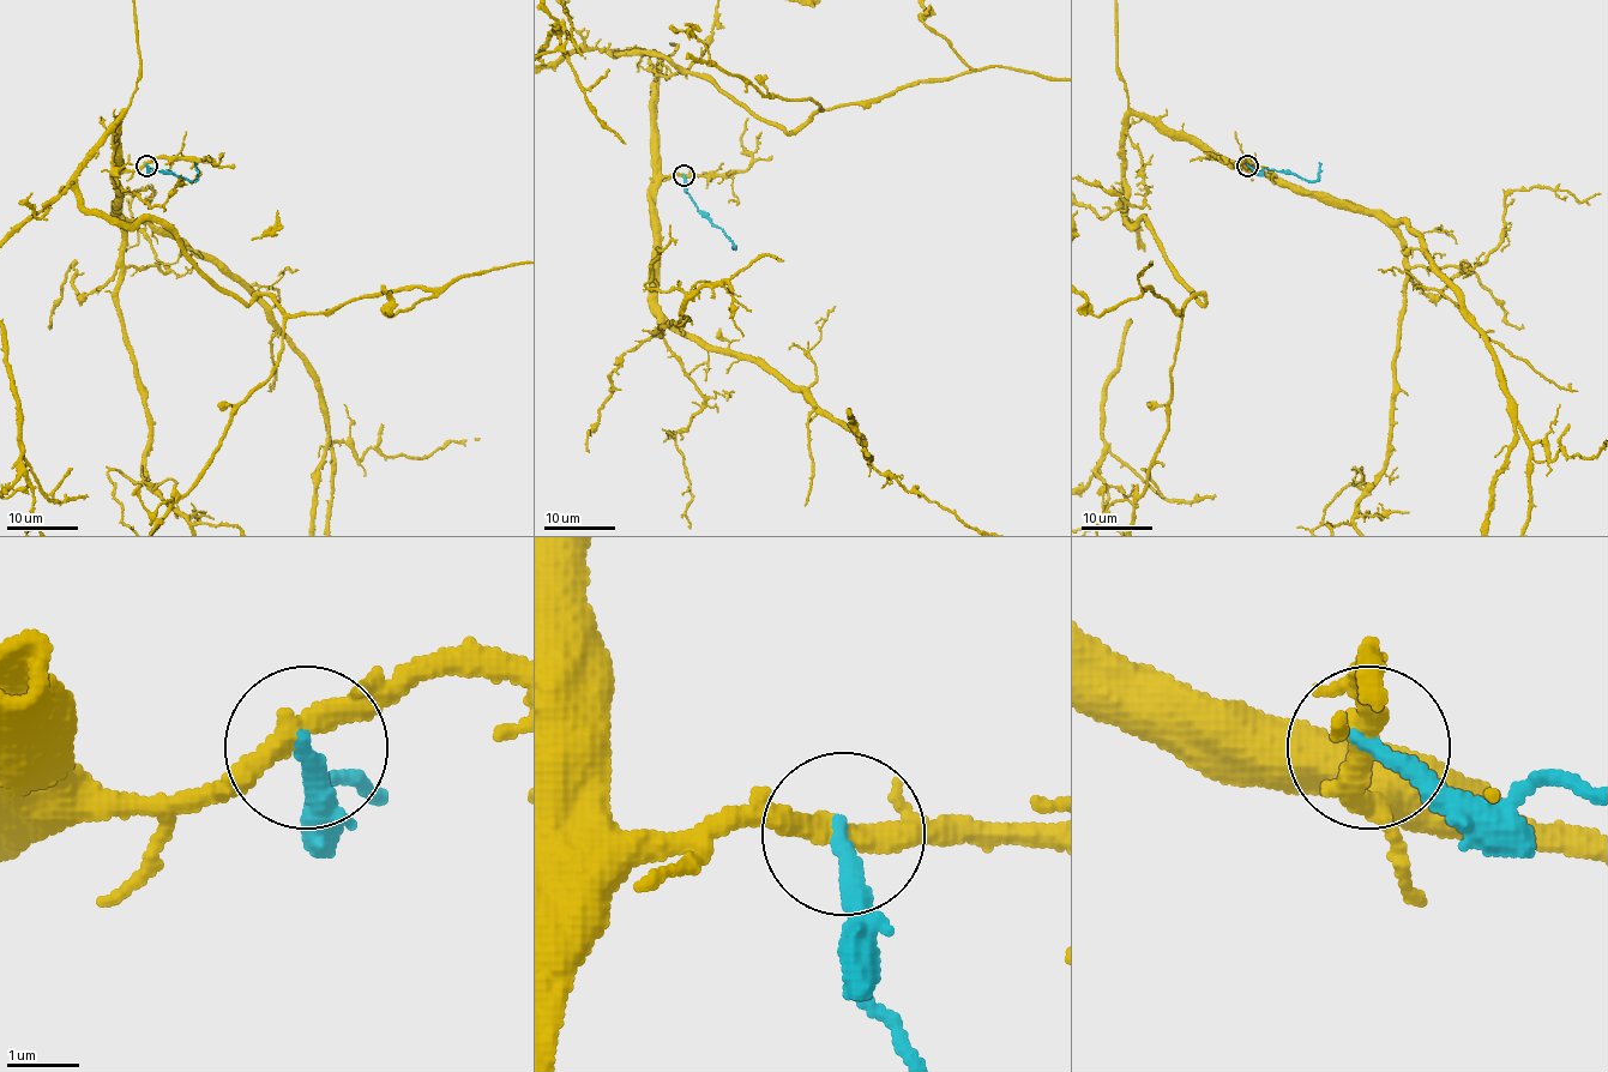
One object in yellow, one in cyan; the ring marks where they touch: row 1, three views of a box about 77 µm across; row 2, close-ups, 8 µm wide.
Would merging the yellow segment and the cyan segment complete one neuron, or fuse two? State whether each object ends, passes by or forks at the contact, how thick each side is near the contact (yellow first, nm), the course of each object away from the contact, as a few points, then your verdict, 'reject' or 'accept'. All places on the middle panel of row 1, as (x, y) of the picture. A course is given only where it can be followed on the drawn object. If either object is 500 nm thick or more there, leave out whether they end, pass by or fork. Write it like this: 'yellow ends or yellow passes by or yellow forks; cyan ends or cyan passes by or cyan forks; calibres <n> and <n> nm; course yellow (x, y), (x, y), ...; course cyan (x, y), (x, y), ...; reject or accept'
yellow passes by; cyan ends; calibres 320 and 280 nm; course yellow (684, 175), (657, 155), (658, 59), (614, 52), (784, 131), (820, 107), (614, 40); course cyan (684, 175), (691, 200), (722, 230), (735, 246), (732, 246); reject

